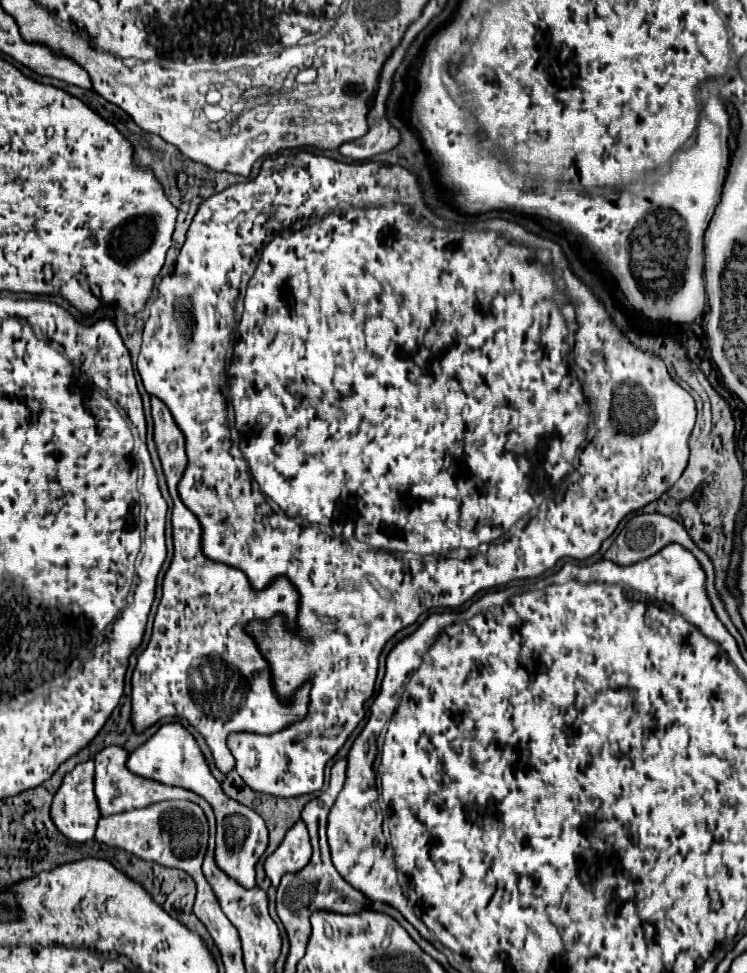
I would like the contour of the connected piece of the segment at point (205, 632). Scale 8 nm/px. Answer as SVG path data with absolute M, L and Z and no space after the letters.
M152 396L152 418L154 418L154 442L158 448L158 456L164 468L164 476L168 482L170 496L174 500L172 510L172 528L174 528L174 558L172 564L164 576L162 584L162 600L154 618L154 632L148 642L148 648L138 656L138 664L132 674L132 724L136 732L142 732L156 724L156 720L164 716L182 716L186 718L208 742L216 766L222 772L228 772L234 768L234 756L230 754L226 746L226 738L230 732L256 732L256 734L272 734L280 728L288 726L294 720L304 718L308 708L308 690L306 684L290 706L282 706L276 700L276 694L270 684L270 670L268 662L262 658L262 654L256 650L256 644L252 638L244 632L244 626L254 620L266 620L274 614L282 612L288 618L288 626L294 626L296 610L298 610L298 592L292 588L292 584L286 578L278 578L272 582L270 588L254 592L248 584L248 578L234 570L232 566L224 566L220 562L212 562L204 558L200 550L200 522L196 522L196 516L182 504L178 496L178 482L186 468L186 440L182 430L176 426L170 410L166 404Z

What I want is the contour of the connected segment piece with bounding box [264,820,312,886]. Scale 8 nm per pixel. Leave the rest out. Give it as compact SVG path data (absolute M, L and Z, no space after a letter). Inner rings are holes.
M300 820L296 822L296 826L292 826L292 830L288 830L284 842L278 846L274 854L268 856L268 862L264 864L266 874L272 880L272 886L278 886L280 878L286 872L302 870L308 864L310 854L312 854L312 846L310 846L308 830Z

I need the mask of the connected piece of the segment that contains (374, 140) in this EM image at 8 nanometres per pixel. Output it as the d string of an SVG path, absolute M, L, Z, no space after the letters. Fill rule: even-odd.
M384 64L382 78L380 78L380 90L376 94L376 102L372 108L372 114L368 114L368 124L370 130L364 134L364 138L358 138L356 142L348 142L340 146L340 154L350 158L350 160L370 160L376 154L390 152L400 144L400 130L392 128L388 116L386 116L386 102L392 92L392 80L394 72L398 70L400 64Z

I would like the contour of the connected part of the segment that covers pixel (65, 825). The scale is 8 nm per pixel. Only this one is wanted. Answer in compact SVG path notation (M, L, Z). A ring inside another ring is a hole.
M92 760L80 762L72 772L64 776L62 786L56 792L52 802L52 820L64 832L64 836L72 838L74 842L88 842L94 838L94 830L100 820L100 806L94 794L94 762Z

